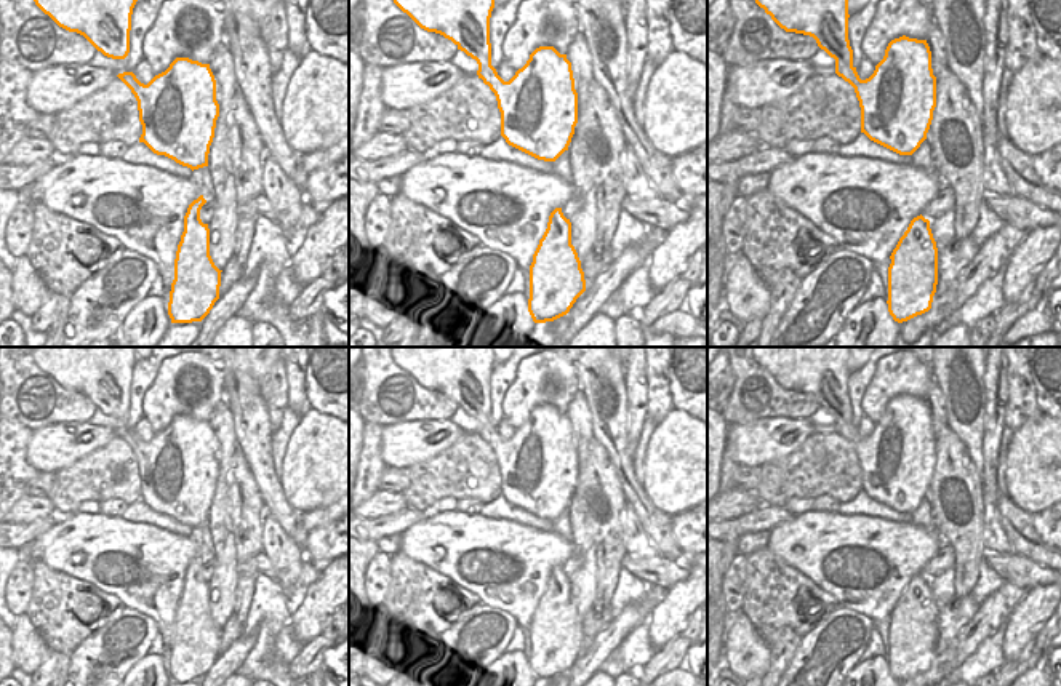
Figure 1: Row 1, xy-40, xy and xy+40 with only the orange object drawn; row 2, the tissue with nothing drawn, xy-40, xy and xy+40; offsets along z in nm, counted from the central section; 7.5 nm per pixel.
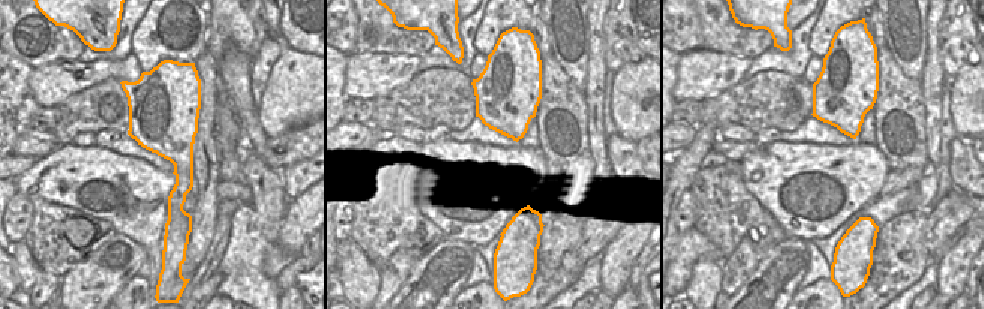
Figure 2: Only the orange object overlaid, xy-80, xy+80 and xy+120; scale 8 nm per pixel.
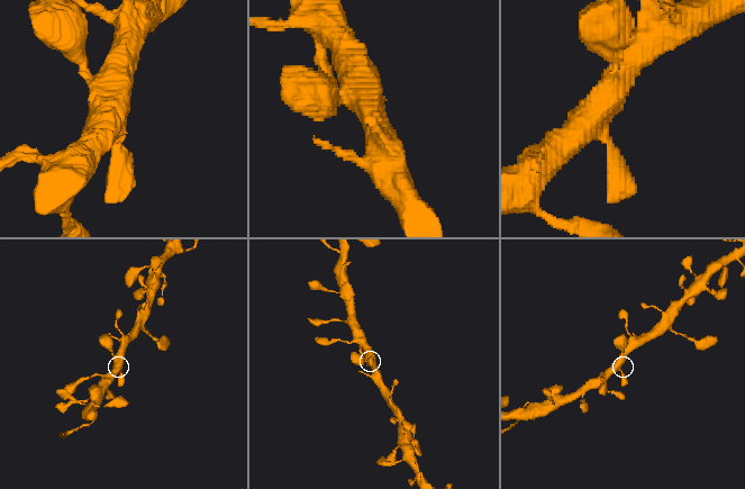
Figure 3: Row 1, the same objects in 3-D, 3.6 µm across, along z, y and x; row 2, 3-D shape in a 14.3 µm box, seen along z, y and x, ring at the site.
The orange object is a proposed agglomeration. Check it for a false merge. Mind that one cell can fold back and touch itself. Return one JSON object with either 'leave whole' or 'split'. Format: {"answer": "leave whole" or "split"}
{"answer": "leave whole"}

